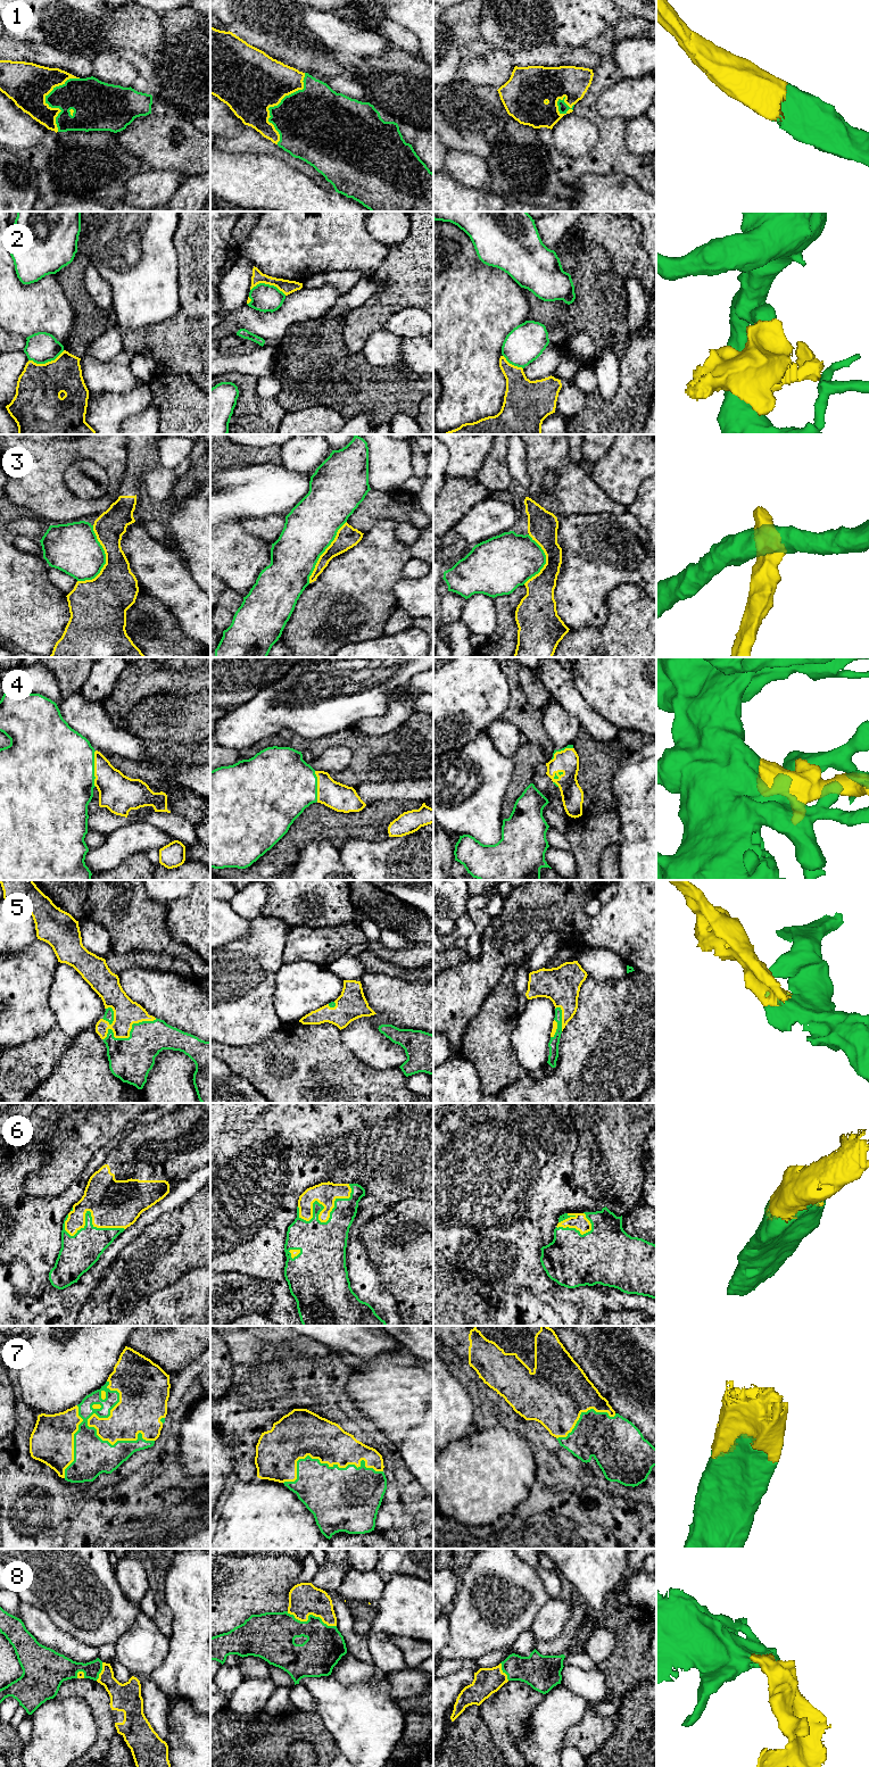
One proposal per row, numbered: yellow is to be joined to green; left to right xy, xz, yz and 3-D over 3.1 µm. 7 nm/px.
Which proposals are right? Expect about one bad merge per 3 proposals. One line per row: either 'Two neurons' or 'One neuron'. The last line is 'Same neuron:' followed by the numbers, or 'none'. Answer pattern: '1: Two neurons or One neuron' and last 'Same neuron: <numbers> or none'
1: One neuron
2: Two neurons
3: Two neurons
4: One neuron
5: One neuron
6: One neuron
7: One neuron
8: One neuron
Same neuron: 1, 4, 5, 6, 7, 8

